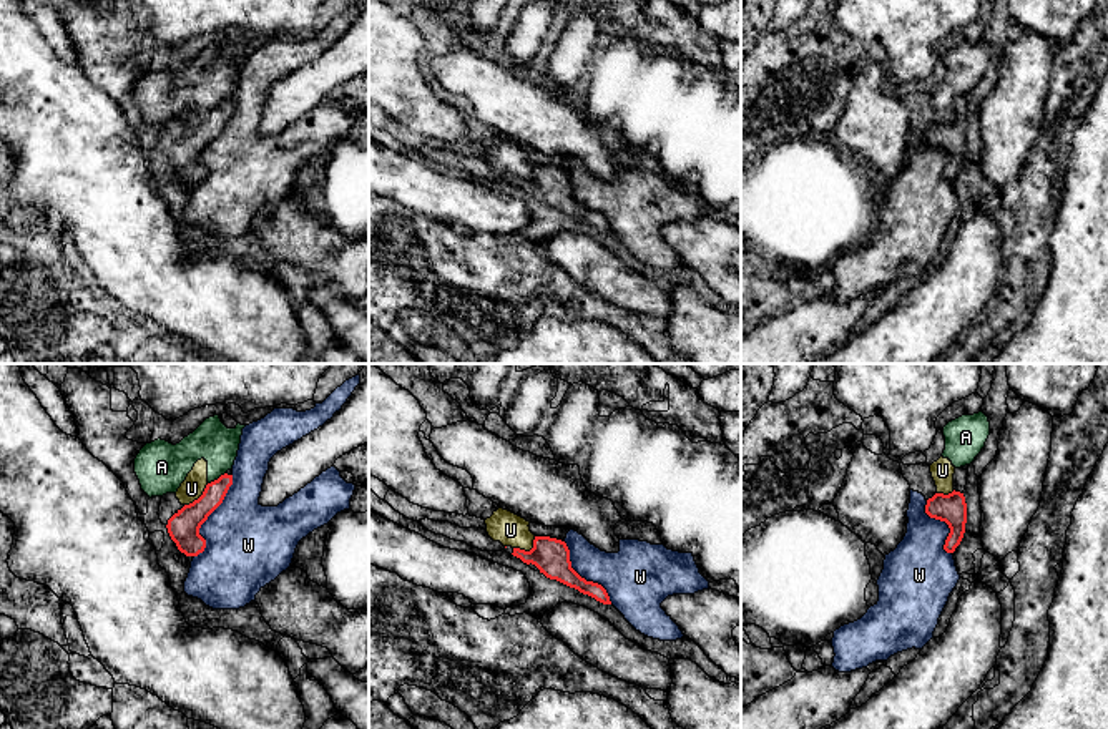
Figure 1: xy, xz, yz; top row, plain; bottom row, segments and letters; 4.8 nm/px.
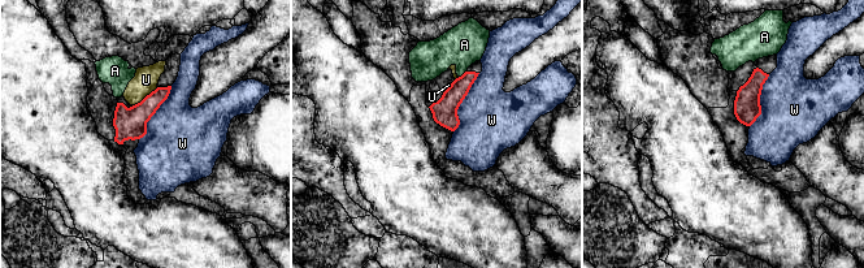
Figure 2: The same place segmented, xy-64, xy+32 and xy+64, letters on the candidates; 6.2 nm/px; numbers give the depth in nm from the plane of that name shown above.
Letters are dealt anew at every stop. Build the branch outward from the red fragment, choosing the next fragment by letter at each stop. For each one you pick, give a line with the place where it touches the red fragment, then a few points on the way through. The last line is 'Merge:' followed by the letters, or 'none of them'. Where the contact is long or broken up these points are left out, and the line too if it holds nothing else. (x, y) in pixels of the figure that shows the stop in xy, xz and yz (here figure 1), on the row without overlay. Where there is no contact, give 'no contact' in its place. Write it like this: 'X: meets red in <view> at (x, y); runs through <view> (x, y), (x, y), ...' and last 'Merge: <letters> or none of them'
Merge: none of them

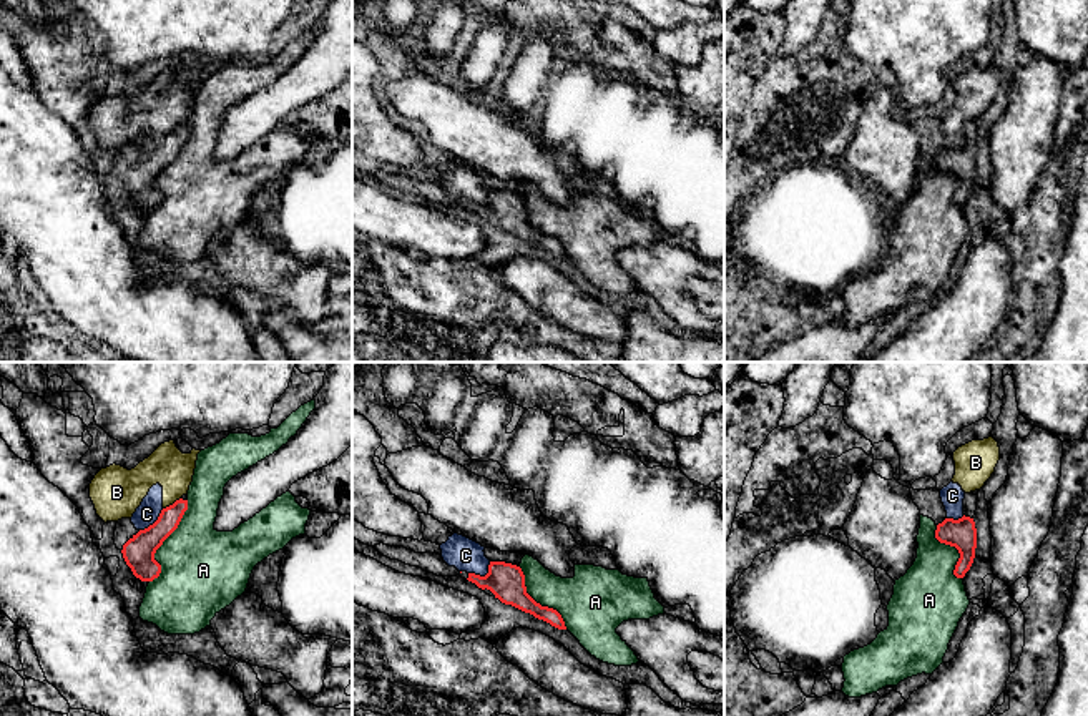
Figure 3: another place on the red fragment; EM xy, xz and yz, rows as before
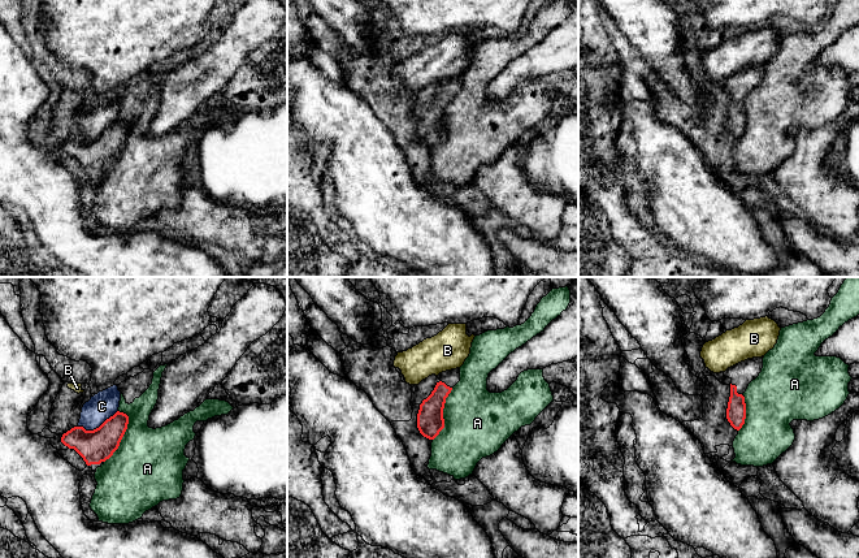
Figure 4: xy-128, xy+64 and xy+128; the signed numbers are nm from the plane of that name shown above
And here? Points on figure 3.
Merge: none of them

